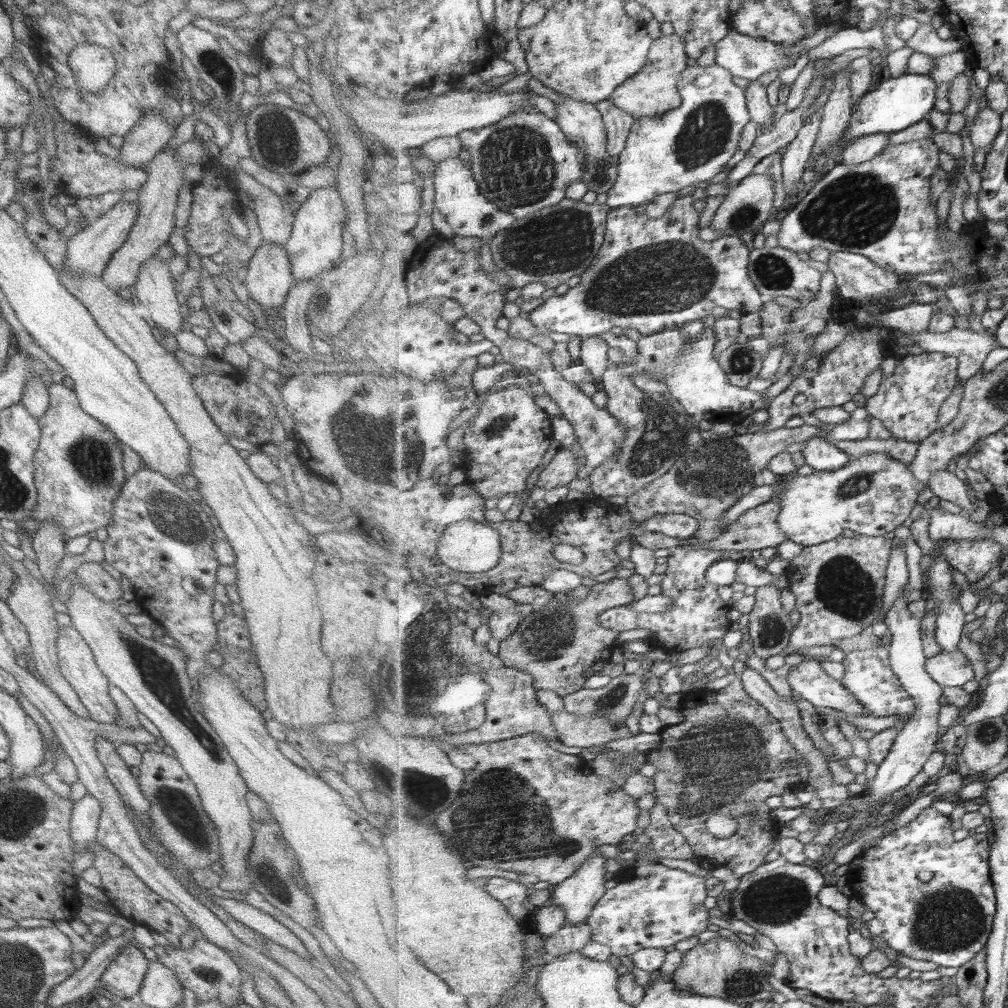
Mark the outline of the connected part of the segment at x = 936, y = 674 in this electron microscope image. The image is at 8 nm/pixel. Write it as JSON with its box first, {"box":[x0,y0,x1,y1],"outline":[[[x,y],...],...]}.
{"box":[926,650,975,687],"outline":[[[956,650],[955,652],[941,652],[930,657],[926,662],[926,669],[933,680],[942,687],[961,687],[975,678],[973,666],[967,656]]]}

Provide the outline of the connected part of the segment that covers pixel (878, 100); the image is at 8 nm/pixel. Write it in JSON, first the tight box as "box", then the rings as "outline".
{"box":[831,73,938,154],"outline":[[[905,73],[899,77],[890,77],[881,81],[870,90],[853,107],[850,127],[838,146],[834,146],[831,154],[850,145],[856,138],[875,133],[894,133],[905,130],[917,122],[927,118],[927,114],[935,108],[935,94],[938,93],[938,82],[929,75]]]}

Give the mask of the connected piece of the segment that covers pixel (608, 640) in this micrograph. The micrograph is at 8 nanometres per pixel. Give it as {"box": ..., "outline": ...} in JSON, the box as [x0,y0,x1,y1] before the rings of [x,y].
{"box":[498,577,635,697],"outline":[[[614,577],[596,583],[583,599],[571,597],[569,603],[559,603],[554,597],[544,603],[519,625],[519,628],[499,644],[498,655],[508,667],[533,675],[537,690],[555,692],[562,697],[586,687],[589,676],[611,663],[619,631],[603,626],[600,615],[608,610],[627,606],[635,598],[627,579]]]}

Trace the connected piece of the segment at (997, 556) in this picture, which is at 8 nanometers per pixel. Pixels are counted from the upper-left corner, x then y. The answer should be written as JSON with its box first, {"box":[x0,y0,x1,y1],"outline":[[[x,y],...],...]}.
{"box":[937,540,1005,583],"outline":[[[941,540],[937,544],[952,568],[963,573],[971,583],[983,580],[1005,556],[1004,547],[995,540]]]}

